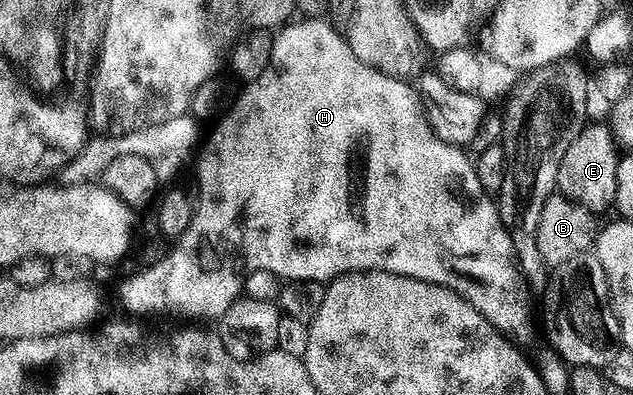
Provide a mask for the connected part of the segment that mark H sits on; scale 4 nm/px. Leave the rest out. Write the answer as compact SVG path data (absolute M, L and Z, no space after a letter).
M307 17L299 22L303 23L292 22L278 32L280 35L274 36L275 44L265 73L250 80L240 95L238 92L226 114L214 124L216 127L212 129L211 136L199 155L199 164L195 167L195 179L199 182L199 201L197 197L189 229L185 229L183 236L168 250L165 261L150 264L144 275L133 276L120 289L124 309L132 311L135 314L132 316L135 317L184 315L187 318L184 320L187 321L217 321L225 313L225 309L229 309L229 305L233 305L243 295L243 283L247 275L257 273L257 269L269 269L269 273L278 275L283 281L304 279L321 284L354 271L388 271L405 277L417 277L421 281L429 281L433 285L456 291L469 305L473 305L473 309L477 309L477 313L481 313L481 317L485 317L485 321L489 321L489 325L493 325L508 339L520 341L519 339L529 338L532 288L519 270L513 241L509 241L509 233L503 227L496 200L484 191L481 181L477 181L474 162L466 150L441 141L441 137L433 133L423 105L419 102L418 90L408 80L394 79L365 65L365 61L361 61L361 57L353 53L346 38L340 32L338 35L335 32L338 30L330 22L319 17Z

